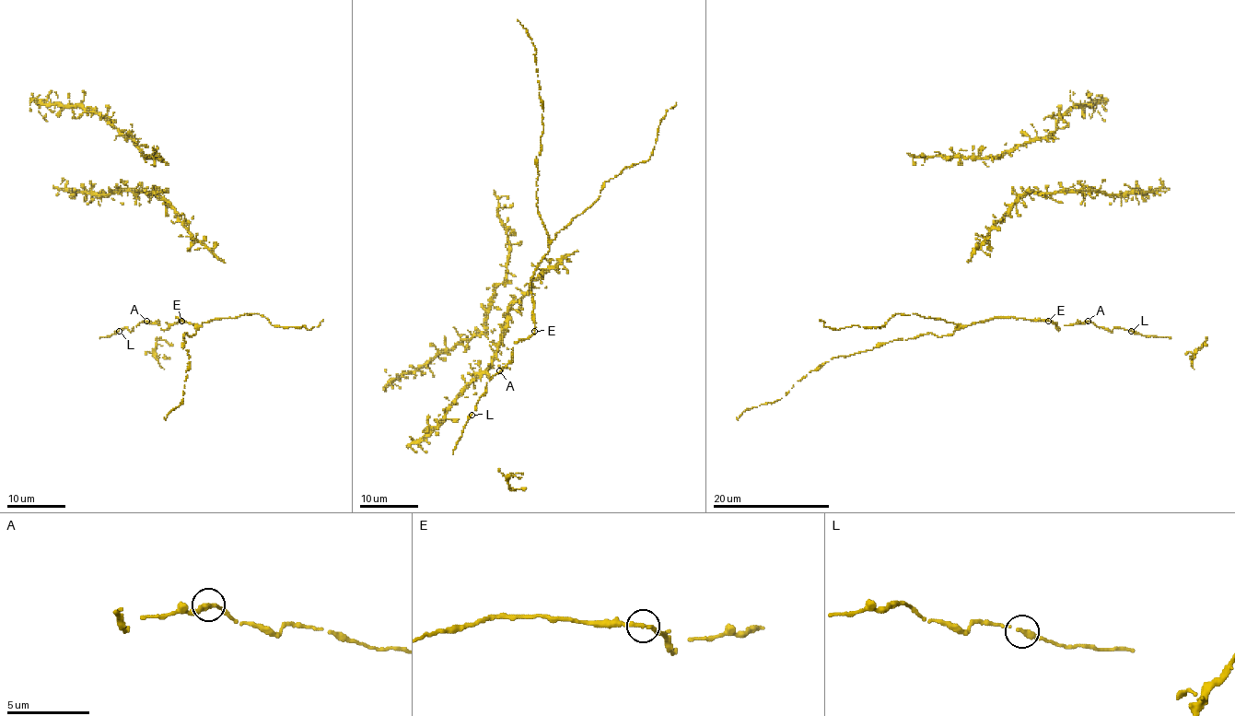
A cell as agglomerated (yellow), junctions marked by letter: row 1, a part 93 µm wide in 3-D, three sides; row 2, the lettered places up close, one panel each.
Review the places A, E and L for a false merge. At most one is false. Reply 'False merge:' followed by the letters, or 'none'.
False merge: none

